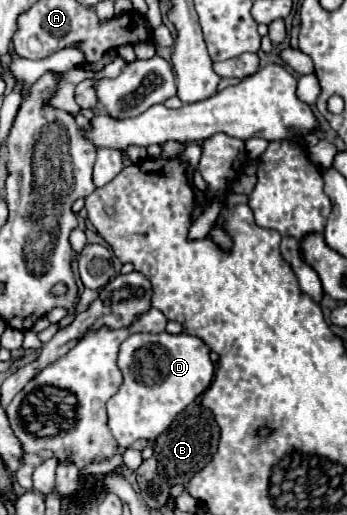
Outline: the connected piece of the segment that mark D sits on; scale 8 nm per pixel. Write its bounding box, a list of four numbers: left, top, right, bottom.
[107,334,213,448]

